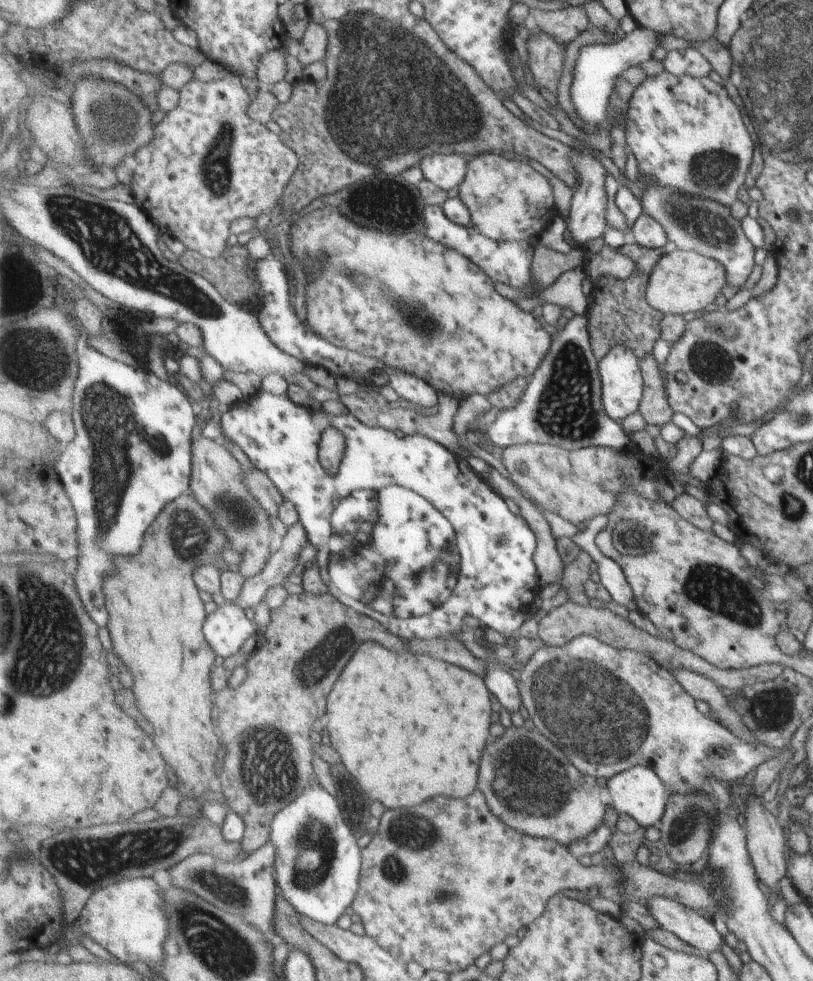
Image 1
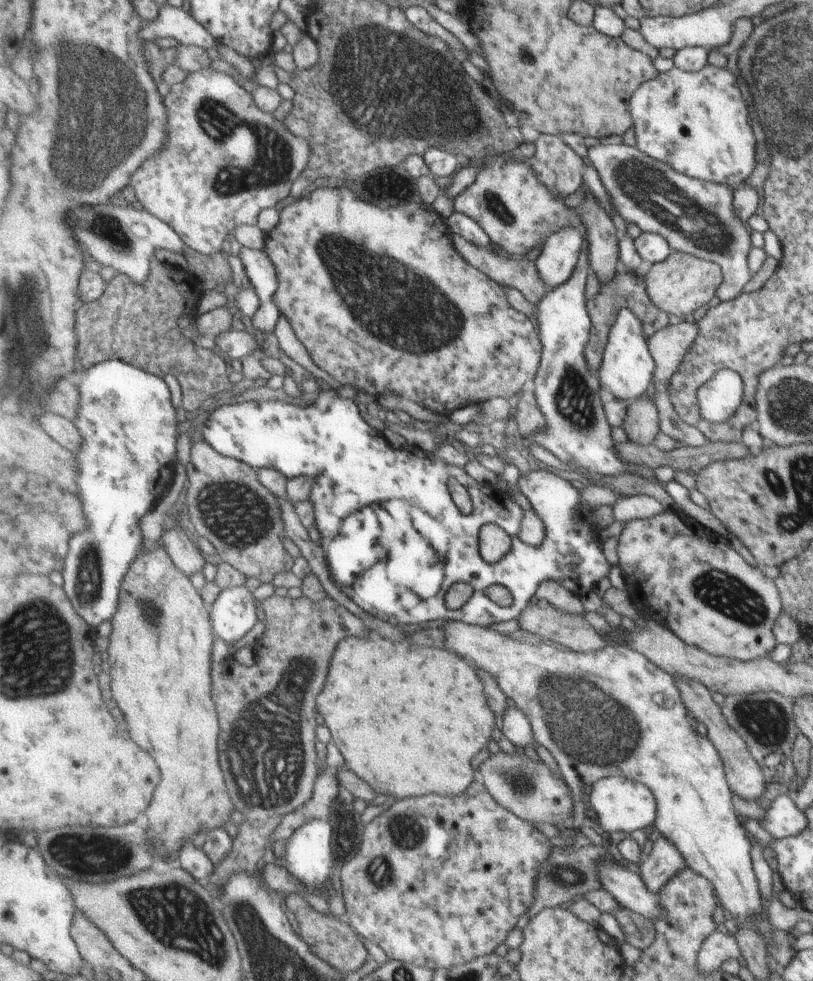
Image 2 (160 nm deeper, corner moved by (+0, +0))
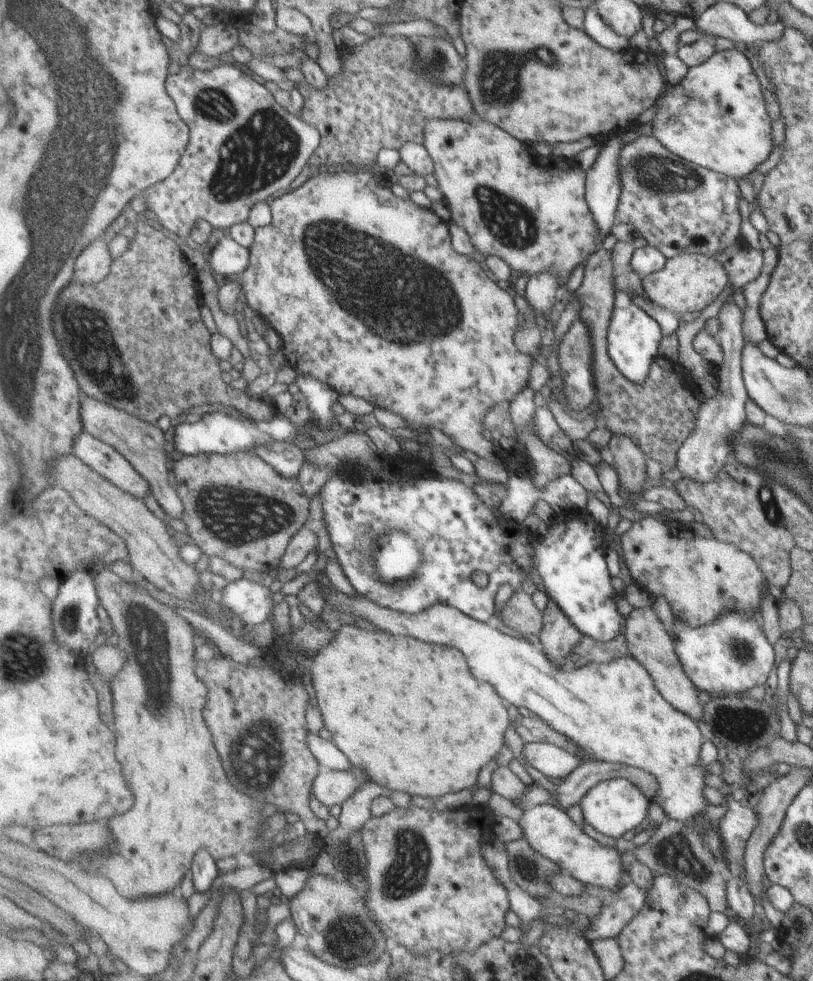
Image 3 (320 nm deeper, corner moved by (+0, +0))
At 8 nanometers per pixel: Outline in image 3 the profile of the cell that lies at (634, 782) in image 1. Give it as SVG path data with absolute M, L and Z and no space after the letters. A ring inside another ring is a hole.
M611 779L594 786L580 800L580 808L584 820L600 833L613 838L621 838L623 834L639 828L649 814L651 800L643 791L627 779Z

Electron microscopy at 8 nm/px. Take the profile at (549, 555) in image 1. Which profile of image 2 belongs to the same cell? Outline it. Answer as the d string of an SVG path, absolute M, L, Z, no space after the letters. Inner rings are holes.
M545 580L539 586L539 592L535 592L536 599L545 599L550 605L558 610L563 610L565 614L575 614L575 616L585 616L585 606L581 604L581 596L576 592L571 592L561 582L557 580Z

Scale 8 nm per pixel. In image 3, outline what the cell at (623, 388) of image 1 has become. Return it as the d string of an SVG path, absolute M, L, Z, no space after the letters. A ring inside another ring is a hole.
M631 302L625 308L615 309L608 326L608 351L617 368L633 382L645 384L662 336L661 326L645 309Z

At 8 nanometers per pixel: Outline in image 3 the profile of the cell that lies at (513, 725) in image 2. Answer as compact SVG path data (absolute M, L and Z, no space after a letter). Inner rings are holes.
M523 744L522 753L531 766L551 778L567 778L582 763L579 756L553 744Z

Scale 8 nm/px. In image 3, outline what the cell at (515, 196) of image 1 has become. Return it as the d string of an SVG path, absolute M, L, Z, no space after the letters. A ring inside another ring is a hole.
M440 113L434 119L427 119L424 126L424 144L423 146L429 151L434 162L434 172L437 184L443 194L444 202L451 211L451 216L456 224L462 227L470 237L471 243L475 248L475 253L483 254L485 258L495 257L502 258L516 273L516 275L527 274L529 278L543 273L551 273L558 277L561 285L566 285L576 269L584 264L594 253L601 250L605 237L600 231L600 226L594 217L587 200L588 174L587 168L578 164L574 159L564 161L567 168L559 168L557 162L553 162L553 156L544 157L528 143L520 141L516 136L507 132L504 128L496 124L487 122L478 117L473 119L446 119Z

